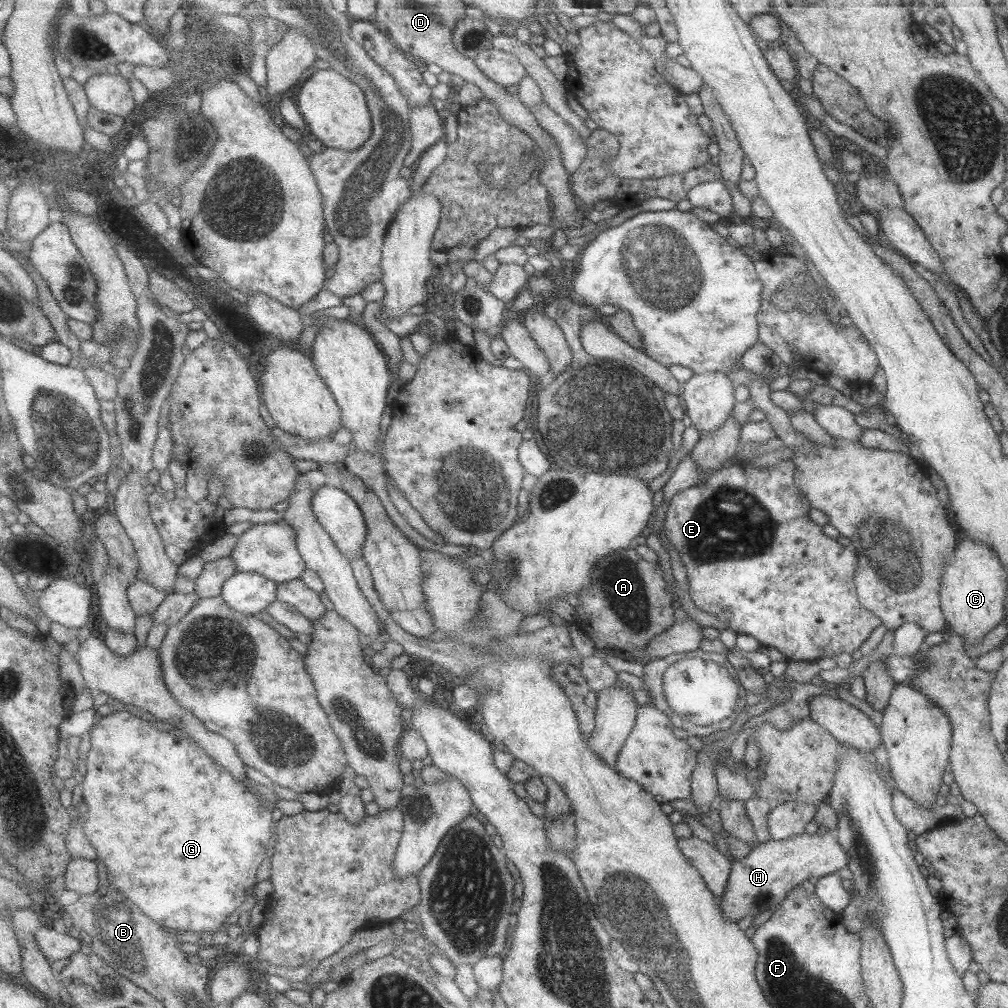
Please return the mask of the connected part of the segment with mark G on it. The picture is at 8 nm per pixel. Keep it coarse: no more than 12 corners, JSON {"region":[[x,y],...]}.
{"region":[[129,711],[90,730],[84,831],[161,926],[216,932],[272,808]]}

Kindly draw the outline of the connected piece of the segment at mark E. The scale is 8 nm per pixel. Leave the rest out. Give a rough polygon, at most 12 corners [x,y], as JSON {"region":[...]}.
{"region":[[743,458],[664,518],[696,608],[787,661],[881,621],[789,459]]}

